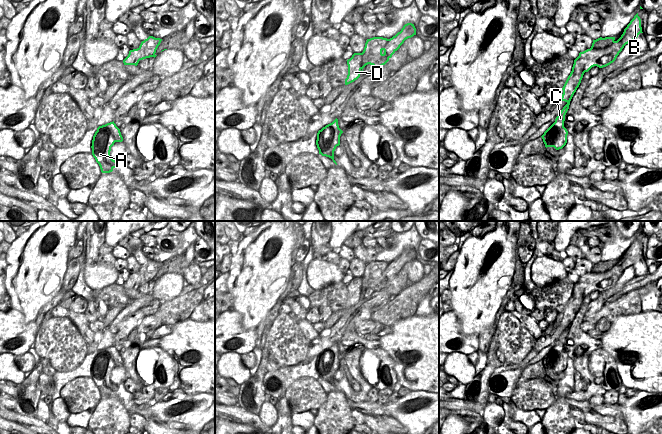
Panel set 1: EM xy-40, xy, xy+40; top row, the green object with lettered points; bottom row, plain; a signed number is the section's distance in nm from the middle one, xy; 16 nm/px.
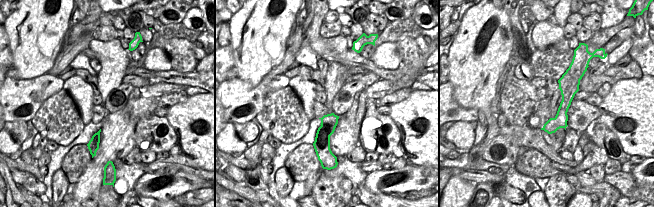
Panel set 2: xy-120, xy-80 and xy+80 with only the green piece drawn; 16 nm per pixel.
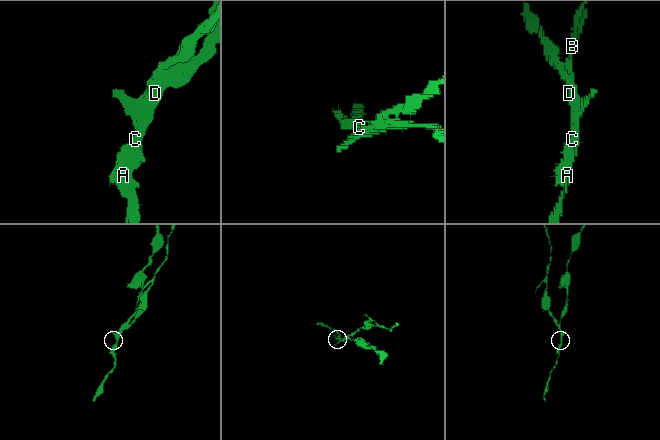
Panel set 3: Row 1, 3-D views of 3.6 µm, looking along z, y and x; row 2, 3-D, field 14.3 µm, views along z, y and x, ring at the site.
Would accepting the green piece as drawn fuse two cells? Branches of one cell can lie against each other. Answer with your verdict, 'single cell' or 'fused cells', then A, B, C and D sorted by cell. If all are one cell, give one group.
fused cells | A B C / D

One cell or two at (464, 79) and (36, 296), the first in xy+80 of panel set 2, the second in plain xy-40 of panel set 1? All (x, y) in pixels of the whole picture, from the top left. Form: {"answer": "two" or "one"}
{"answer": "one"}

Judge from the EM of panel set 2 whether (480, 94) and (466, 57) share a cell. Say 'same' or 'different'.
same

